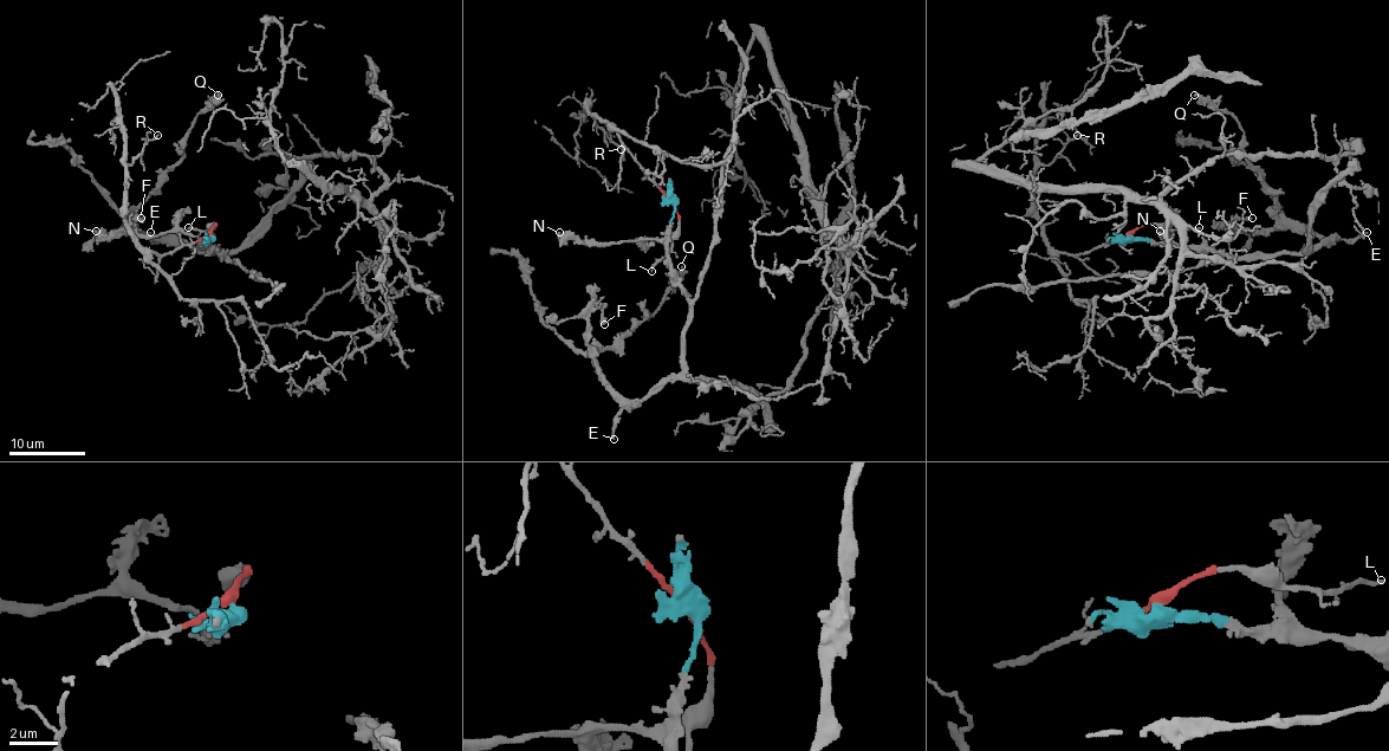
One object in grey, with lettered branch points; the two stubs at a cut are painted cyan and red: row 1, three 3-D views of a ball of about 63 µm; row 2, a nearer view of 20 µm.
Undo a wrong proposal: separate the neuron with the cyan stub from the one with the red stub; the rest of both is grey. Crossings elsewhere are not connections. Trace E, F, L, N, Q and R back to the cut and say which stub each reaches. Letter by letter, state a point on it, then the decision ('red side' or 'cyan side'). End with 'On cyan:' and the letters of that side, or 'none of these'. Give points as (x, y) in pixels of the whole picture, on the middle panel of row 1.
E: place (614, 439); cyan side
F: place (604, 324); cyan side
L: place (651, 271); red side
N: place (559, 232); cyan side
Q: place (681, 266); cyan side
R: place (621, 149); red side
On cyan: E, F, N, Q

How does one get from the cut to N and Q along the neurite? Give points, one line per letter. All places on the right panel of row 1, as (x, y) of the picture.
N: (1129, 237), (1161, 241), (1167, 232), (1173, 234), (1167, 237), (1160, 231)
Q: (1129, 237), (1233, 256), (1312, 251), (1328, 241), (1278, 218), (1274, 196), (1245, 156), (1239, 123), (1193, 95)

